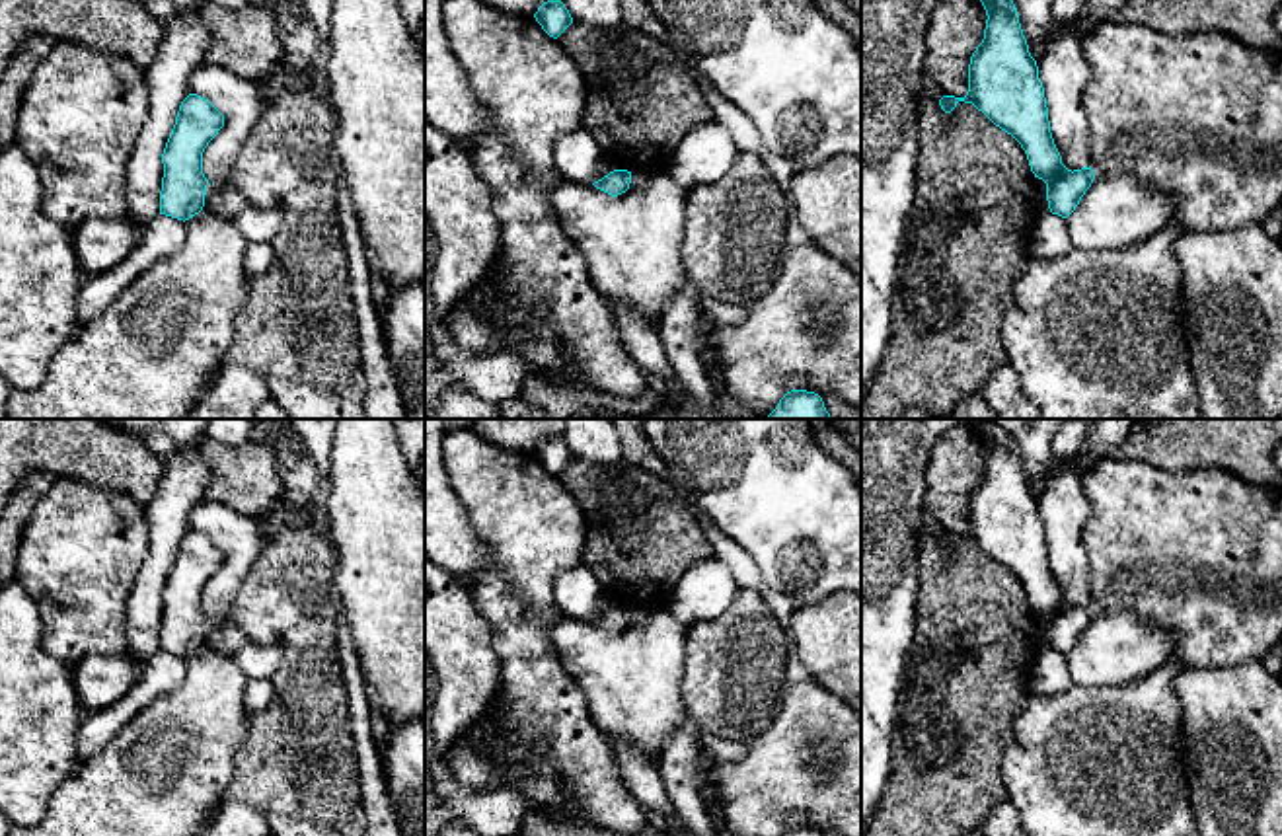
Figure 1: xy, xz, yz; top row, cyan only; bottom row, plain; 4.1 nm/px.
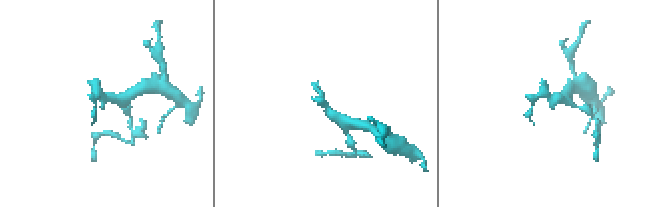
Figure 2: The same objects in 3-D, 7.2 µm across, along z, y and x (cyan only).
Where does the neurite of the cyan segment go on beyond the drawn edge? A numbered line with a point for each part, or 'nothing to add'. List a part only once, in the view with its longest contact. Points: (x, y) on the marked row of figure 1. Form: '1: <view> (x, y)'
nothing to add

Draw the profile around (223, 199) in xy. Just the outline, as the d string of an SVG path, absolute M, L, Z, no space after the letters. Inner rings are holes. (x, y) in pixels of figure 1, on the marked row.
M208 181L205 193L205 210L220 218L234 220L247 201L230 181Z

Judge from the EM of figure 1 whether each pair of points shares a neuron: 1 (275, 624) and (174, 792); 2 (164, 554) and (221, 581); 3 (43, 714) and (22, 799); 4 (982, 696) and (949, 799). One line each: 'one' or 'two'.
1: two
2: two
3: one
4: one

